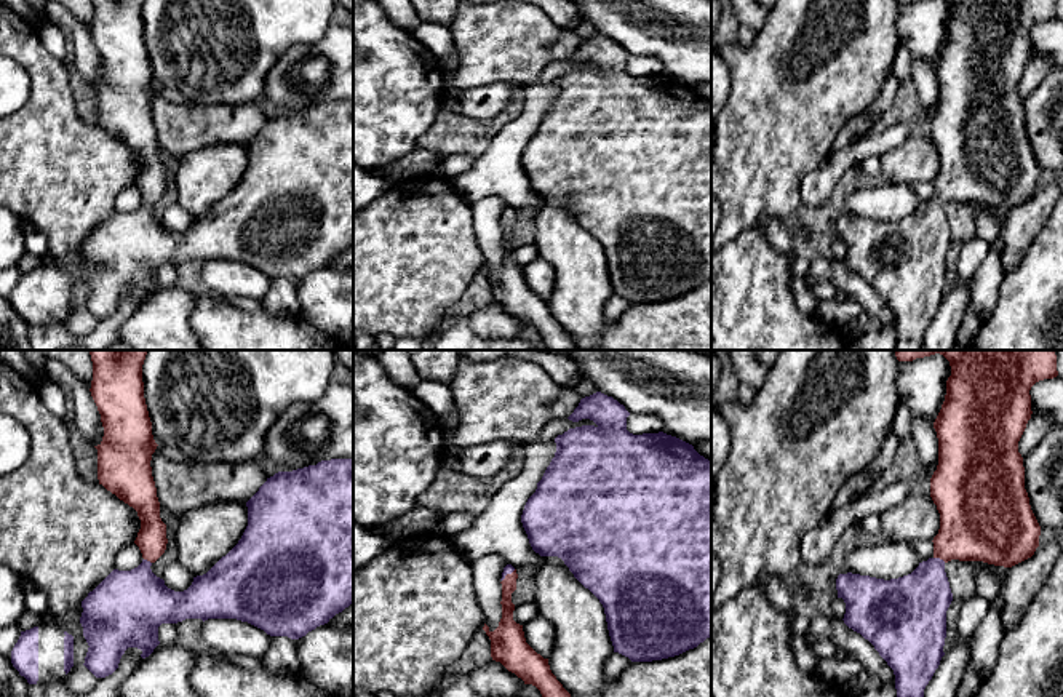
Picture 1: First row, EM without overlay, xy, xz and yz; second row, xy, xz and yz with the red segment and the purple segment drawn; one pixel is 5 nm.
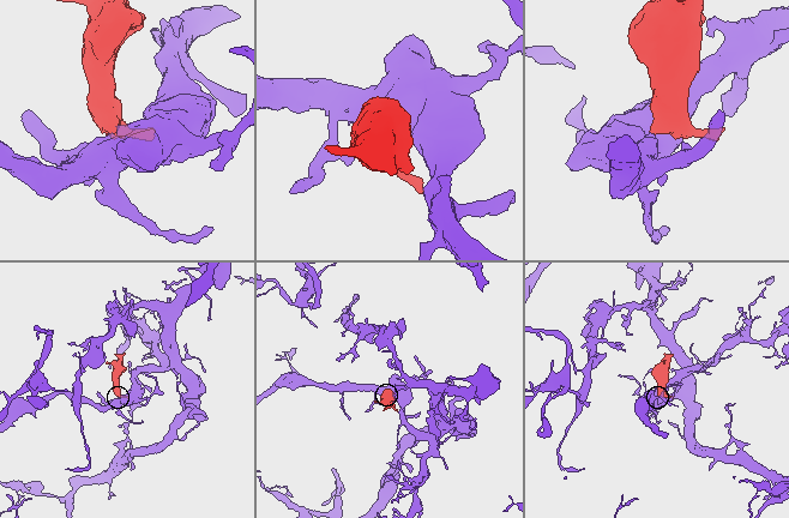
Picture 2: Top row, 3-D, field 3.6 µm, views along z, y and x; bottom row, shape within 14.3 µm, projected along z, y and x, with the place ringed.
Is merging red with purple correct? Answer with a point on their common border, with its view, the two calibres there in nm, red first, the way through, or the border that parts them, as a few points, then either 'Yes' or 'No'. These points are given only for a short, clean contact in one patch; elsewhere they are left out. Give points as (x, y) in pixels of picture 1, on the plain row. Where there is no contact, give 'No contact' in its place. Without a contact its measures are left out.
Touches red at yz (940, 200). Thickness 360 nm (red) against 300 nm. Path across: yz (975, 165), (940, 200), (918, 243). Yes

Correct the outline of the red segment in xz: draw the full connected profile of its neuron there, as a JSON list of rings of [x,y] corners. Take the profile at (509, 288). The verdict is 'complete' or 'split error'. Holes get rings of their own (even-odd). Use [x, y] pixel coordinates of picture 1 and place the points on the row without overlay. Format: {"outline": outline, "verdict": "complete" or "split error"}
{"outline": [[[507,206],[500,221],[502,261],[494,273],[486,265],[483,269],[491,281],[491,299],[521,320],[524,326],[535,328],[548,350],[577,350],[571,336],[551,315],[548,301],[543,301],[526,285],[523,267],[513,262],[512,235],[516,232],[516,221],[516,211]]], "verdict": "split error"}

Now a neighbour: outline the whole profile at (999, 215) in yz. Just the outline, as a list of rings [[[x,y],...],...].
[[[969,203],[969,206],[977,211],[977,209],[985,209],[986,213],[989,213],[994,221],[996,221],[996,225],[997,225],[997,235],[994,238],[994,243],[993,243],[993,248],[997,254],[1001,254],[1002,248],[1004,248],[1004,241],[1002,241],[1002,237],[1001,237],[1001,229],[1004,225],[1004,221],[1007,217],[1007,213],[1009,209],[1004,209],[1004,208],[994,208],[994,206],[988,206],[988,205],[983,205],[983,203]]]

